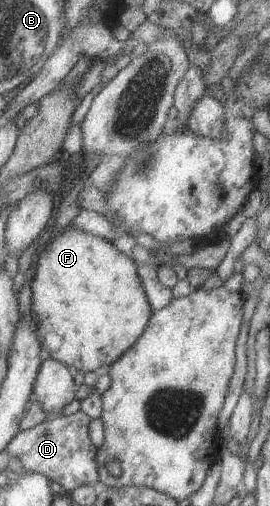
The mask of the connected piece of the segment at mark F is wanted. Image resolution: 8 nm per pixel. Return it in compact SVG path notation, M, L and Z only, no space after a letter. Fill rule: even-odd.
M67 225L45 244L36 265L31 313L48 356L83 373L99 373L122 358L146 332L154 310L138 263L104 236Z

